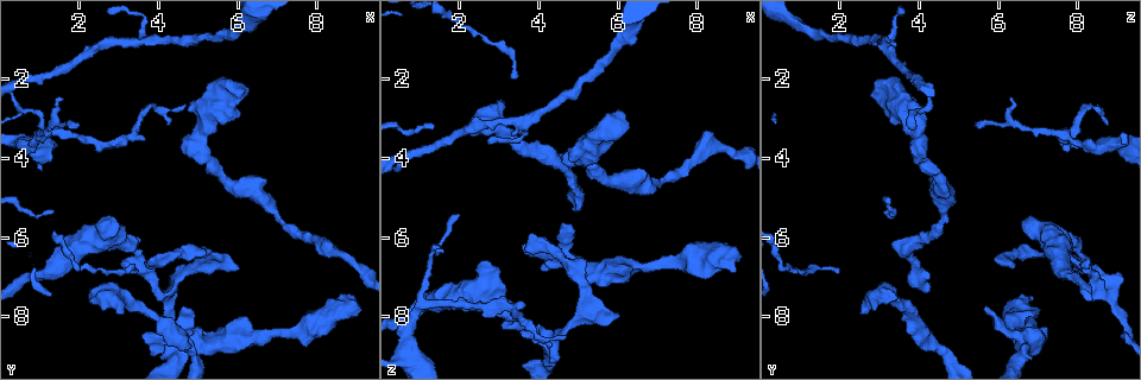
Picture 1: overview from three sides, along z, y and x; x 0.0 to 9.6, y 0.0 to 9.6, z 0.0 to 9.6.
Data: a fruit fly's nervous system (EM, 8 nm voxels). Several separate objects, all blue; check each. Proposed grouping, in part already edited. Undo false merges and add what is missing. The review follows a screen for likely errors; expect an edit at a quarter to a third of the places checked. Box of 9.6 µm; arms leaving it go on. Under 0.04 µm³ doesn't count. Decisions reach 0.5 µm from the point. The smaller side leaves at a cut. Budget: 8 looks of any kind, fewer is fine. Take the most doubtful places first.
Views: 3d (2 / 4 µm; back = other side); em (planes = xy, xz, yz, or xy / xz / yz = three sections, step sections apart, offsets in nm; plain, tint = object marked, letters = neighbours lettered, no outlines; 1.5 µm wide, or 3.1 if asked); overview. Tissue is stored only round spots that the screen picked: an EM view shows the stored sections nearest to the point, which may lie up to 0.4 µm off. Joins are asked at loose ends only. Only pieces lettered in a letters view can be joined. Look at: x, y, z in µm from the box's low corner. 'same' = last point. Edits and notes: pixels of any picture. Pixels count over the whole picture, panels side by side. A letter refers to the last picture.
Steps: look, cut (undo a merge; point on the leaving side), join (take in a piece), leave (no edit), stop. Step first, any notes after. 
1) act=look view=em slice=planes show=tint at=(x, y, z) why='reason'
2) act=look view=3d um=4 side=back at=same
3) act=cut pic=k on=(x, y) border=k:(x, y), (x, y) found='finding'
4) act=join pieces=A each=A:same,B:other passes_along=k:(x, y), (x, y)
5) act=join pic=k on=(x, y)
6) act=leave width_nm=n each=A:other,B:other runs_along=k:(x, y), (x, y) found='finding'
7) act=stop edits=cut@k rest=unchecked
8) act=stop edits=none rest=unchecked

act=look view=em slice=planes show=letters at=(4.55, 7.75, 5.60) why='free end'

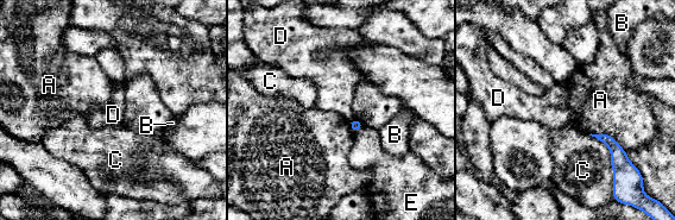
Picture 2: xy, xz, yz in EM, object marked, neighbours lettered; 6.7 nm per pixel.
act=leave each=A:other,B:other,C:other,D:other,E:other border=2:(354, 118), (348, 121) found='no lettered piece goes on from it'

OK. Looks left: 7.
act=look view=3d um=4 side=back at=(2.30, 7.45, 3.40) why='stops while still wide'

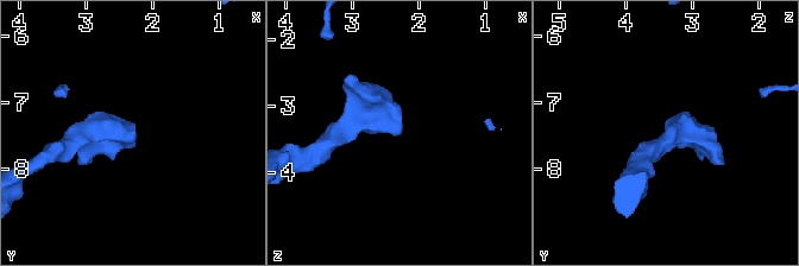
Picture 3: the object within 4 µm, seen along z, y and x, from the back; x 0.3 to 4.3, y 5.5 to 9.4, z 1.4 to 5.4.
act=look view=em slice=yz step=4 show=tint at=(2.30, 7.50, 3.45) why='need the tissue'

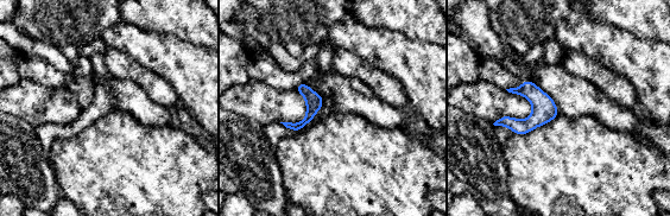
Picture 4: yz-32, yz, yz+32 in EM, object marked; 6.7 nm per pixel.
act=look view=em slice=planes show=letters at=same why='another direction'

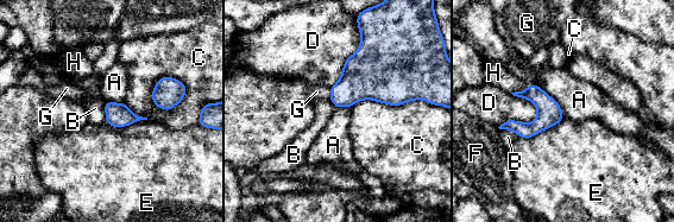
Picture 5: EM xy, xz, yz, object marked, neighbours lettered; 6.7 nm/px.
act=leave each=A:other,B:other,C:other,D:other,E:other,F:other,G:other,H:other border=5:(535, 83), (559, 105), (565, 116) found='no lettered piece goes on from it'

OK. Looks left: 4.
act=look view=em slice=planes show=letters at=(4.55, 3.50, 4.10) why='branch stops here'

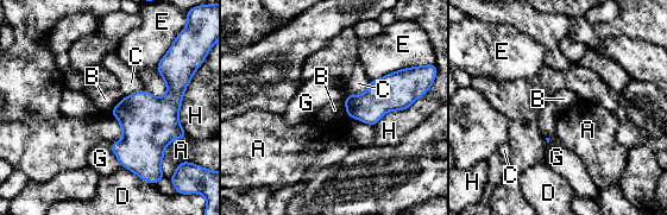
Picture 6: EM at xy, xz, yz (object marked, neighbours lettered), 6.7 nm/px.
act=leave longest_contact=E:280nm each=A:other,B:other,C:other,D:other,E:other,G:other,H:other border=6:(344, 100), (347, 114) found='no lettered piece goes on from it'

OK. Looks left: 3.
act=stop edits=none rest=unchecked

